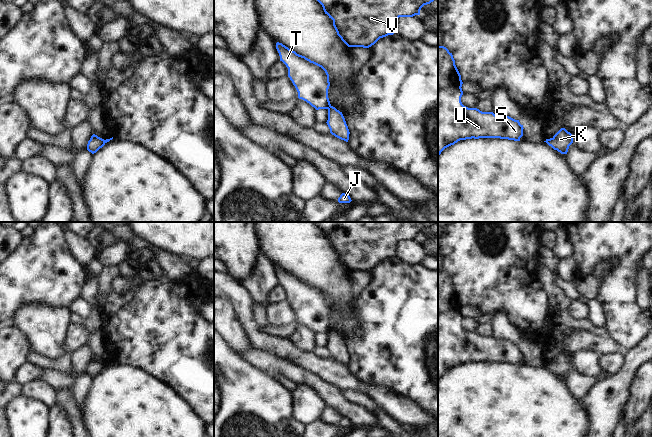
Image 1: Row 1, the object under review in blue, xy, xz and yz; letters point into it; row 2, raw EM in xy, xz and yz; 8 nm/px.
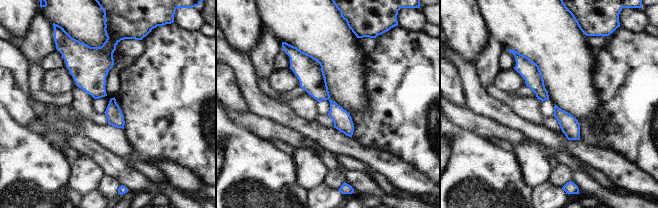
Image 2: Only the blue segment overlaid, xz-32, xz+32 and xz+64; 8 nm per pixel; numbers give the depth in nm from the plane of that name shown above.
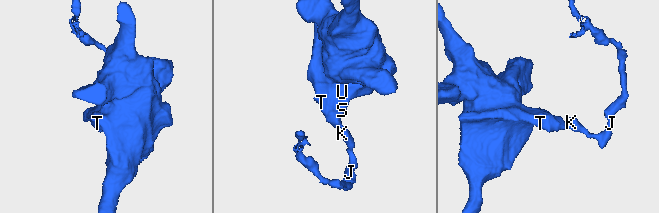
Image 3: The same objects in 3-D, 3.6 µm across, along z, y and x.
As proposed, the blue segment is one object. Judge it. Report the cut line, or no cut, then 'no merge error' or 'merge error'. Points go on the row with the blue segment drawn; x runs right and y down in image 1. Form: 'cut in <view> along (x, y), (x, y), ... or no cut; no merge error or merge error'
cut in xz along (330, 105), (327, 108); merge error

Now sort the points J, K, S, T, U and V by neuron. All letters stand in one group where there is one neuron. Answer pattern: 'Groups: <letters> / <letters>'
Groups: J K / S T U V

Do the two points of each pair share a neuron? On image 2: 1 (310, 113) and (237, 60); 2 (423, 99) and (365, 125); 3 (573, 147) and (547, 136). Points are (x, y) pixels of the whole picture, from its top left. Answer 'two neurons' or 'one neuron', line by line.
1: two neurons
2: one neuron
3: one neuron

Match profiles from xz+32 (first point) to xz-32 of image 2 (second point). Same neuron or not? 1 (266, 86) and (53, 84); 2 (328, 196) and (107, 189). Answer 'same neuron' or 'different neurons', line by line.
1: different neurons
2: different neurons

